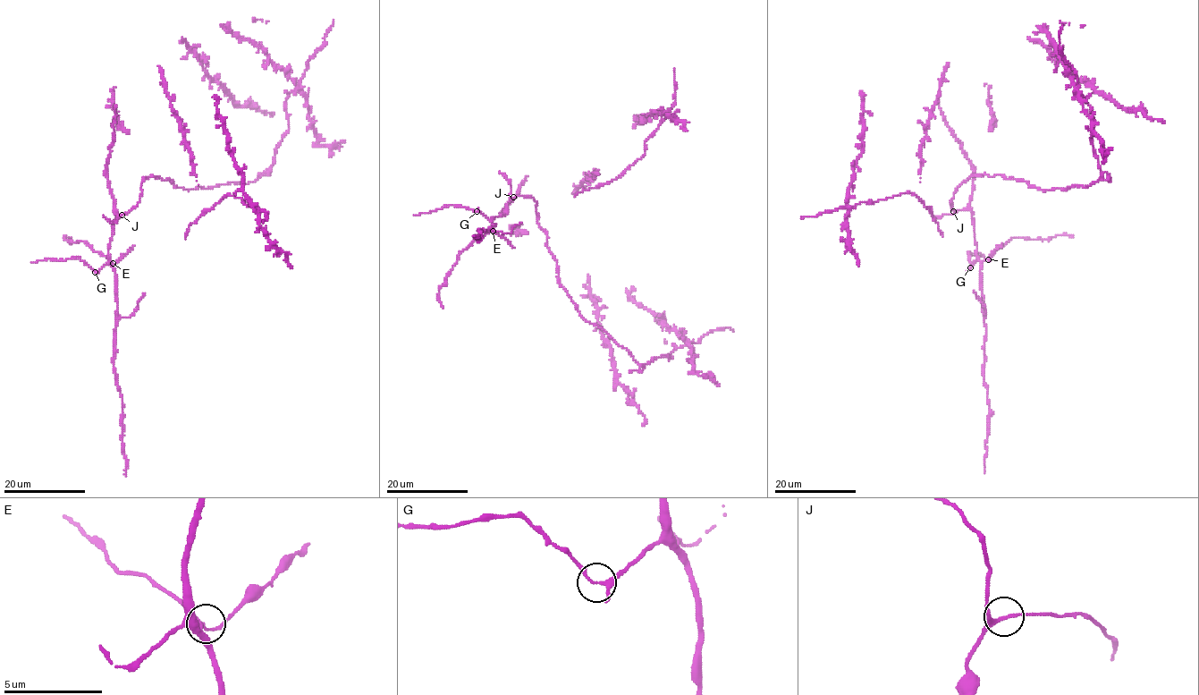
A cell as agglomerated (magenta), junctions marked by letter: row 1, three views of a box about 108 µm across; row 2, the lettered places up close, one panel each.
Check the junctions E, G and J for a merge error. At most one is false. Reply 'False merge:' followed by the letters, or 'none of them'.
False merge: none of them

